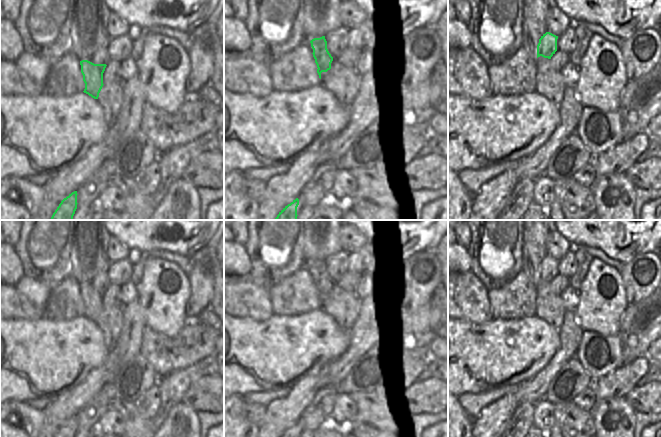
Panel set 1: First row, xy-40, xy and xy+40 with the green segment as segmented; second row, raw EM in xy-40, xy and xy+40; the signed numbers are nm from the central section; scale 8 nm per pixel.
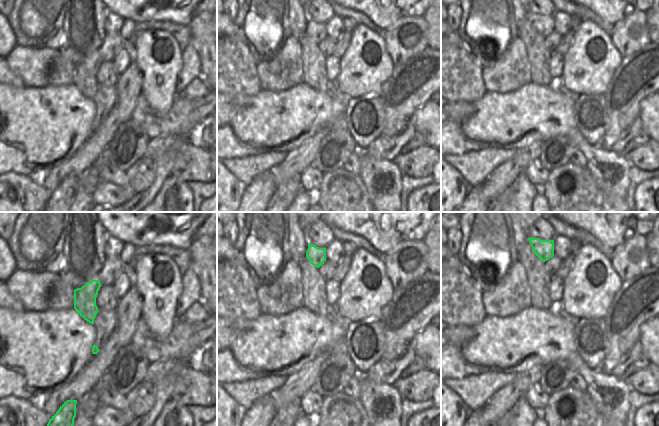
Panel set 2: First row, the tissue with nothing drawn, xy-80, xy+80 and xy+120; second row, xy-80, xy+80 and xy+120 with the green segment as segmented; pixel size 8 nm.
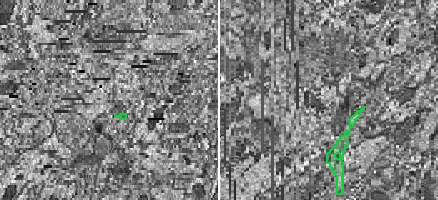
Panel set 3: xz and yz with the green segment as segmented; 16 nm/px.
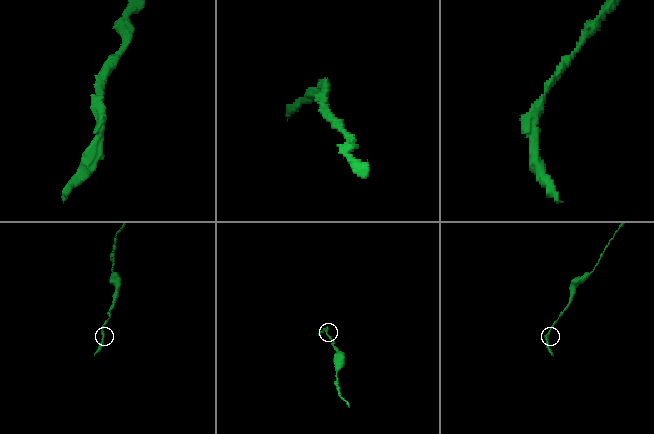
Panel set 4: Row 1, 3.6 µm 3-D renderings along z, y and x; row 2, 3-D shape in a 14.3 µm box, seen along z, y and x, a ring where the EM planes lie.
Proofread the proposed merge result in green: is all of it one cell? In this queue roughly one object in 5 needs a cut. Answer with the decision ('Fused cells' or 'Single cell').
Single cell

